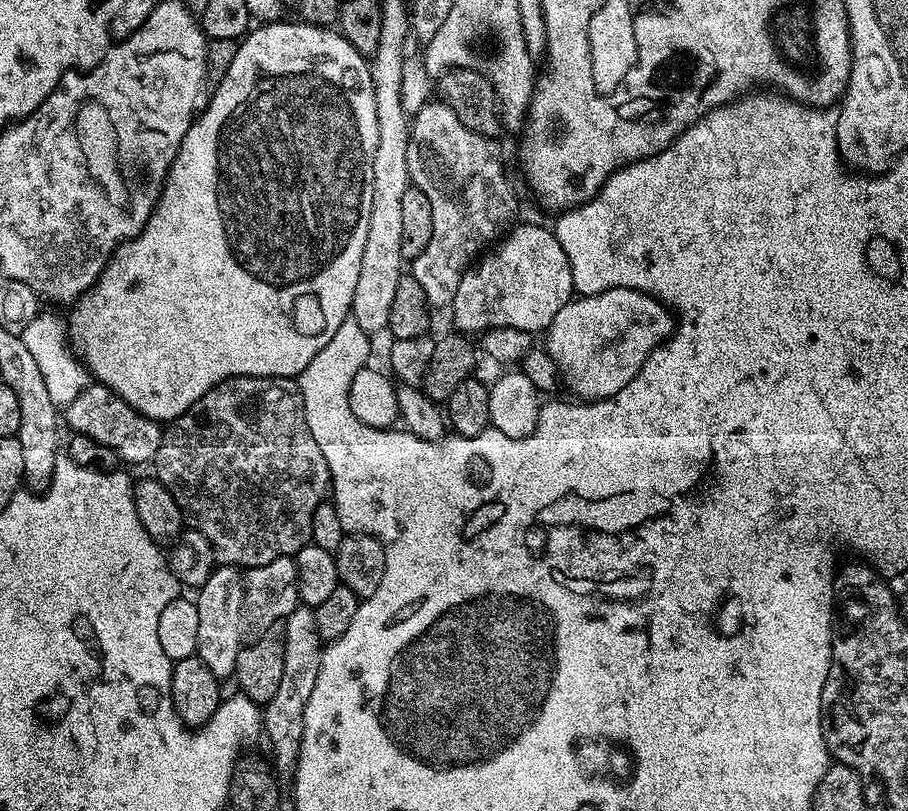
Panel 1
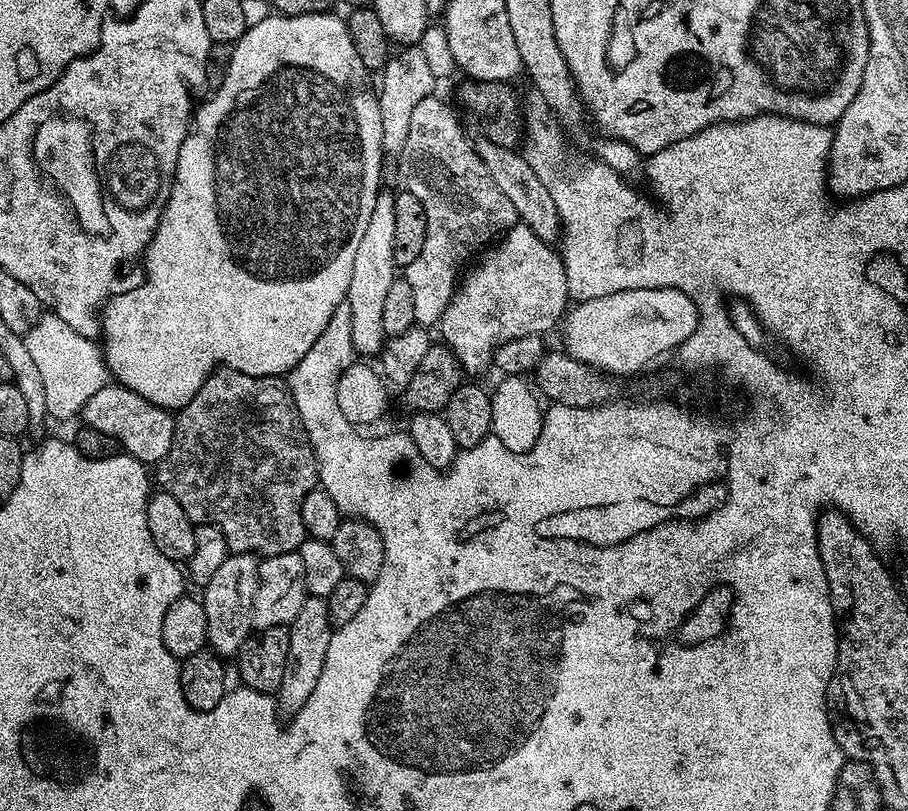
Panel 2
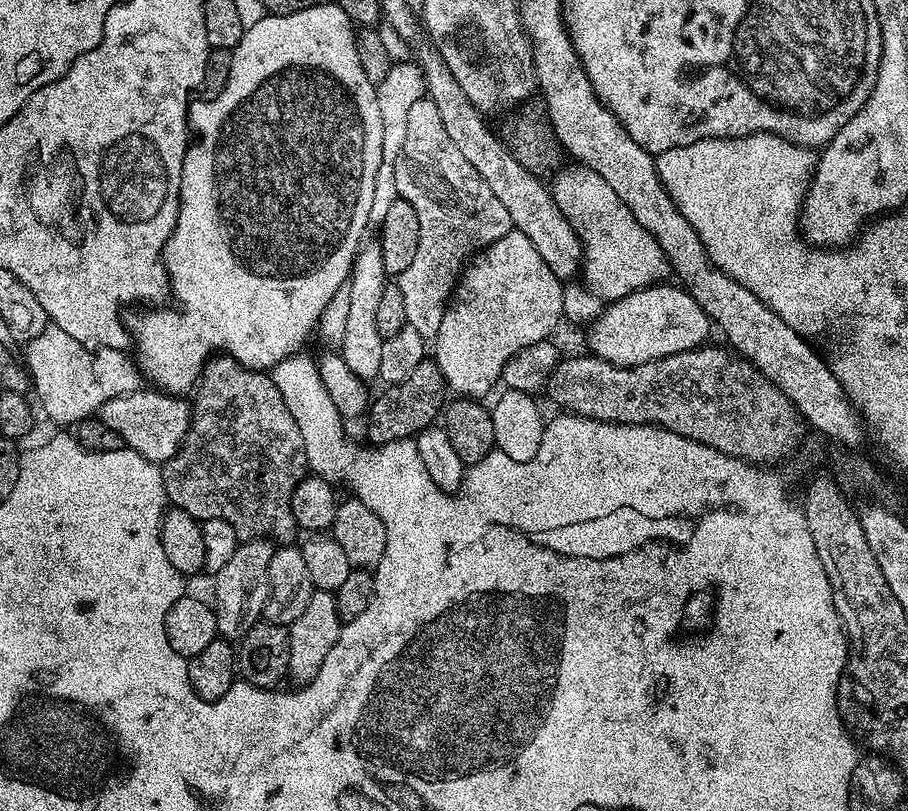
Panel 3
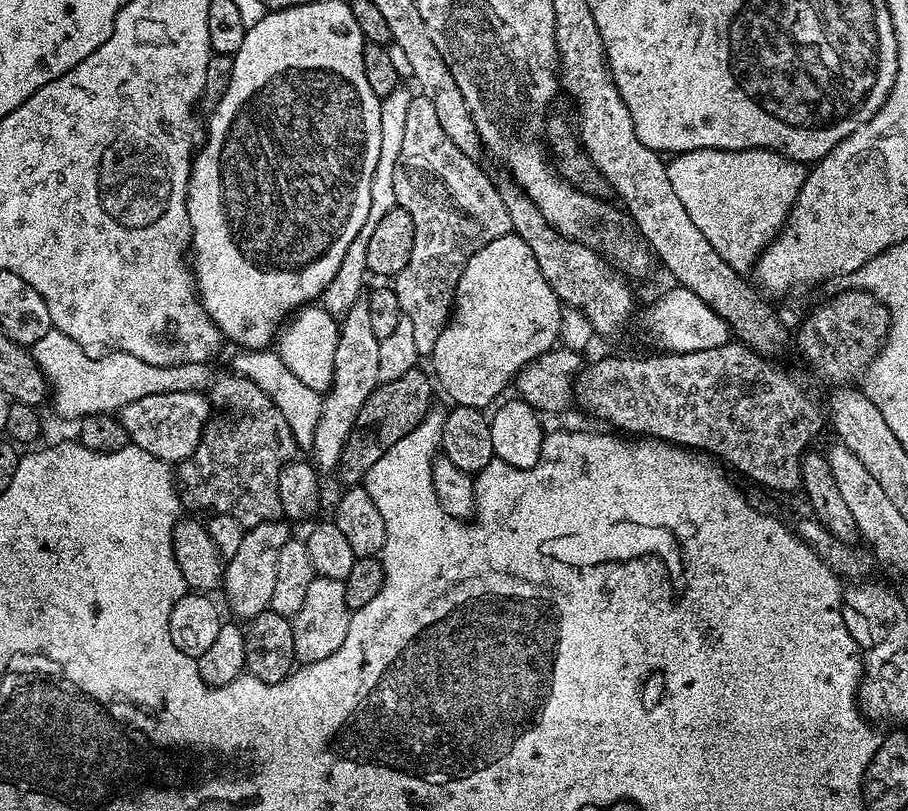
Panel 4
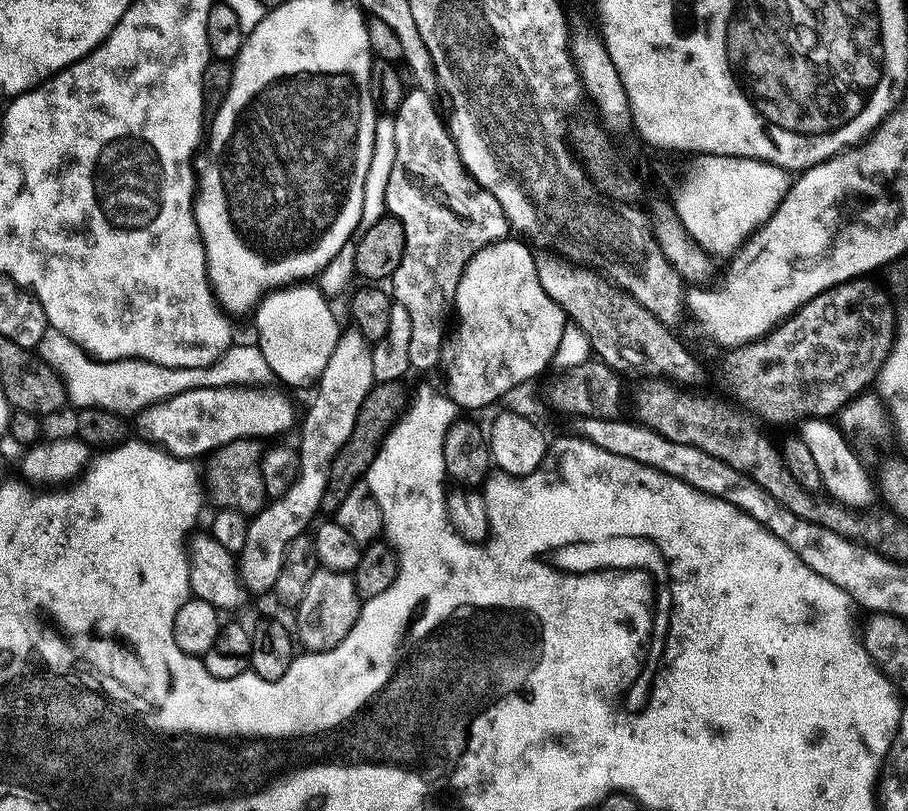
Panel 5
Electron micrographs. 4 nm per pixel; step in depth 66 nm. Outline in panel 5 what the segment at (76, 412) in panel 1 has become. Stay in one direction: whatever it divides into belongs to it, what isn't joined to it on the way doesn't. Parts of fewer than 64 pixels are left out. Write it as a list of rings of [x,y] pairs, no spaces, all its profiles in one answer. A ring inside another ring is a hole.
[[[233,386],[231,388],[199,388],[198,390],[186,390],[186,394],[178,394],[169,400],[163,400],[152,404],[149,408],[143,408],[135,417],[134,428],[141,437],[151,444],[164,448],[170,455],[180,459],[195,461],[196,456],[207,457],[217,448],[226,446],[235,440],[250,440],[261,438],[260,436],[280,436],[297,427],[298,412],[292,405],[288,396],[279,392],[279,387],[273,386]]]

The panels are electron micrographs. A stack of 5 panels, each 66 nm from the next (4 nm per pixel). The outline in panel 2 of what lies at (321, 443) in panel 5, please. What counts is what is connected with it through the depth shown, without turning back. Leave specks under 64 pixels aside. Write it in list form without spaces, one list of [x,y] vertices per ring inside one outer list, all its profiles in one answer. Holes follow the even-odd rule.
[[[388,190],[381,191],[374,202],[374,214],[370,214],[370,223],[362,233],[362,243],[354,257],[354,270],[350,273],[348,299],[350,306],[350,334],[357,353],[364,358],[372,358],[386,343],[382,330],[382,305],[390,286],[398,278],[398,269],[394,262],[394,206],[396,197]],[[233,552],[222,562],[214,578],[203,585],[202,603],[206,610],[207,647],[221,658],[235,657],[254,631],[252,607],[258,590],[260,560],[252,554]]]

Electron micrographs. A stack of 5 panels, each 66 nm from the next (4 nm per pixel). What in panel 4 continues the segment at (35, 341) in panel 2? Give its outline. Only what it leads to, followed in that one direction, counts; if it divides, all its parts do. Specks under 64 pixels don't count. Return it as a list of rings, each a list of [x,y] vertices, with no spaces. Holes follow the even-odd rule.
[[[55,330],[38,338],[38,342],[31,344],[30,351],[48,380],[50,404],[52,400],[60,416],[79,418],[99,412],[112,414],[150,394],[198,392],[210,384],[207,363],[150,366],[150,362],[142,362],[142,358],[125,352],[92,355],[74,342],[74,338],[66,338],[66,334]]]

